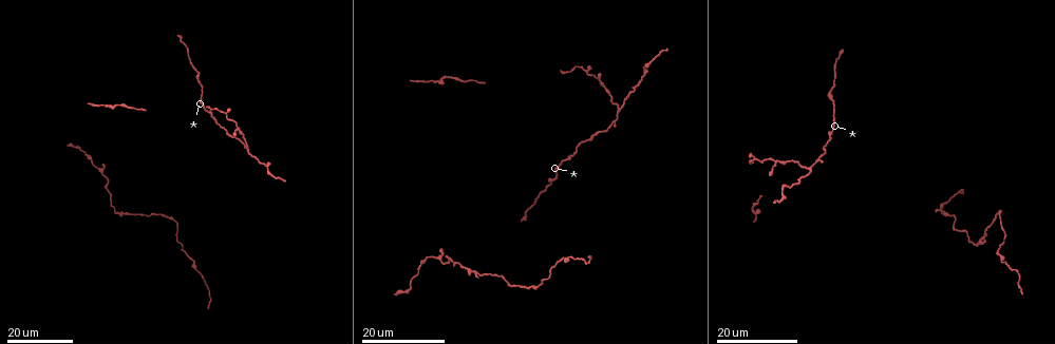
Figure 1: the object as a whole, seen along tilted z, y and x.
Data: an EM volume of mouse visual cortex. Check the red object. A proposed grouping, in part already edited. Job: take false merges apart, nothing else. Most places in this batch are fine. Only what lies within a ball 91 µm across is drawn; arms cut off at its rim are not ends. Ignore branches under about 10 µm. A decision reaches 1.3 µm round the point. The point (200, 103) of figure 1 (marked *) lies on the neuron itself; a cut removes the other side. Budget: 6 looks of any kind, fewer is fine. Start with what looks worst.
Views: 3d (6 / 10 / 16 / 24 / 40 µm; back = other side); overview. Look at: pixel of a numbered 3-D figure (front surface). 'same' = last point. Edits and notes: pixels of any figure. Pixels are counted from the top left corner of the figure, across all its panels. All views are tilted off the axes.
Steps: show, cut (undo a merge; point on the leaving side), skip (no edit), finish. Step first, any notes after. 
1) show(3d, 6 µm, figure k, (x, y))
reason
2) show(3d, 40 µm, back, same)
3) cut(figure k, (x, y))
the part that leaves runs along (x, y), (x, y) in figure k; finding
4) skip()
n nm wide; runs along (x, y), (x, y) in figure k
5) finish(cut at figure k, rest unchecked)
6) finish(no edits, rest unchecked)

show(3d, 24 µm, figure 1, (100, 170))
thin arm on a thick one

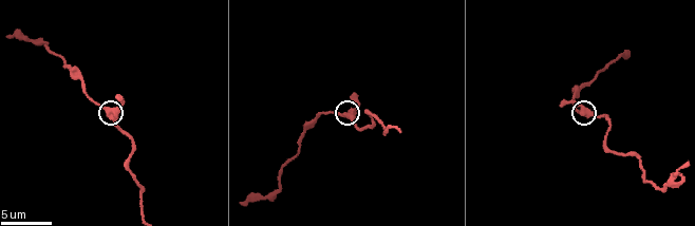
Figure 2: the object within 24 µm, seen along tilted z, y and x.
show(3d, 10 µm, figure 2, (109, 112))

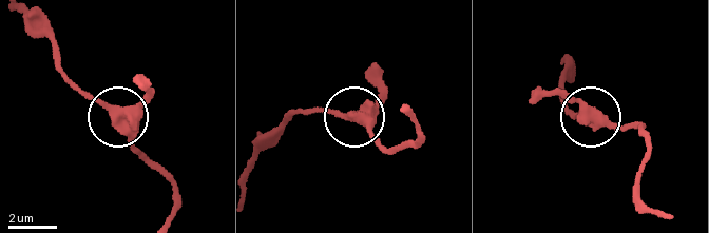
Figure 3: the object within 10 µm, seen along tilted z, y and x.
skip()
370 nm wide; one neuron here

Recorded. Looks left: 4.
show(3d, 24 µm, figure 1, (809, 170))
three arms meet

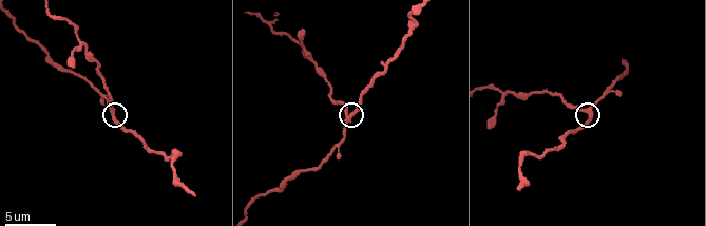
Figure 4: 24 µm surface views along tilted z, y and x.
show(3d, 6 µm, figure 4, (347, 116))

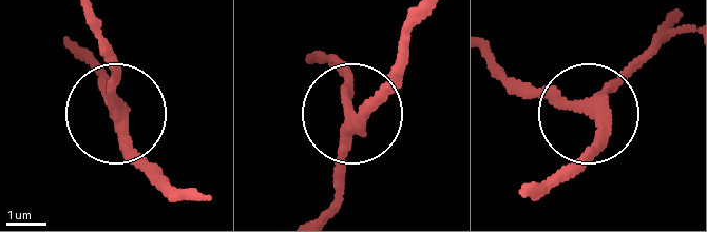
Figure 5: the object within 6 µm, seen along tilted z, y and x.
skip()
280 nm wide; runs along (325, 207), (354, 114), (401, 79) in figure 5; all the same neuron

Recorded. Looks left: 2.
show(3d, 16 µm, figure 1, (998, 255))
thick turns thin

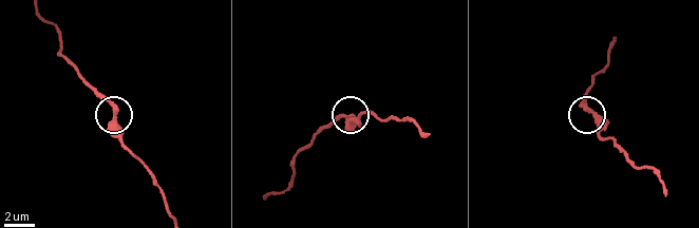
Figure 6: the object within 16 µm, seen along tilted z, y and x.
show(3d, 10 µm, figure 6, (114, 108))

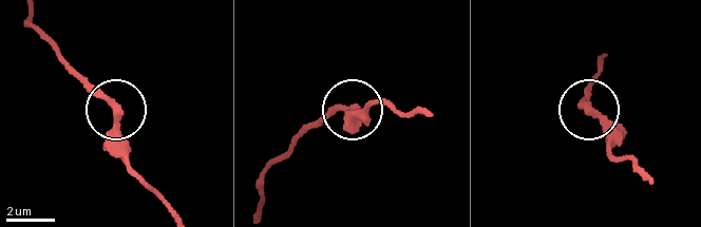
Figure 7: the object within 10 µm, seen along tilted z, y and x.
skip()
280 nm wide; runs along (257, 209), (267, 170), (303, 131), (353, 107), (364, 121) in figure 7; all the same neuron

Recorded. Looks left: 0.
finish(no edits, rest unchecked)

